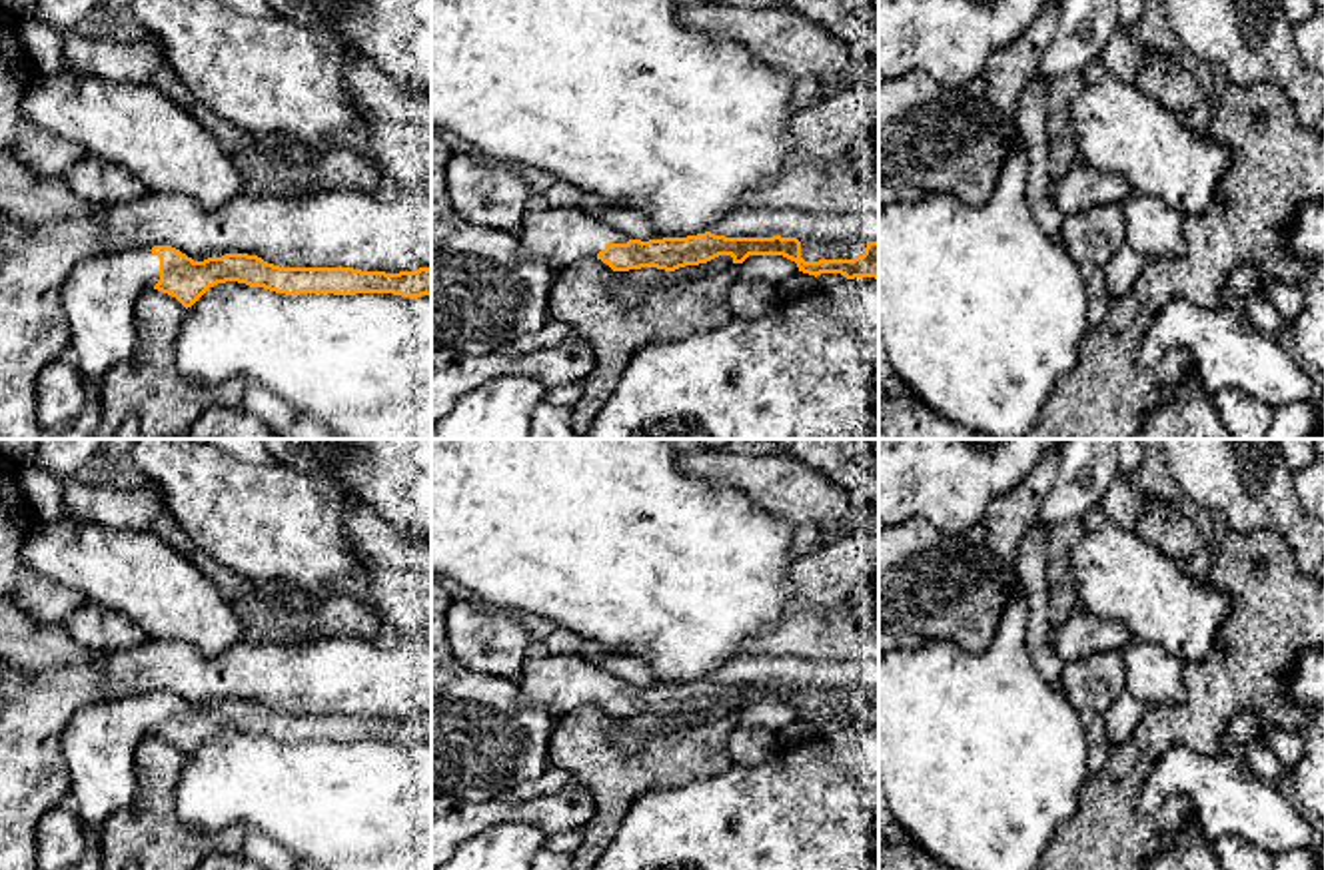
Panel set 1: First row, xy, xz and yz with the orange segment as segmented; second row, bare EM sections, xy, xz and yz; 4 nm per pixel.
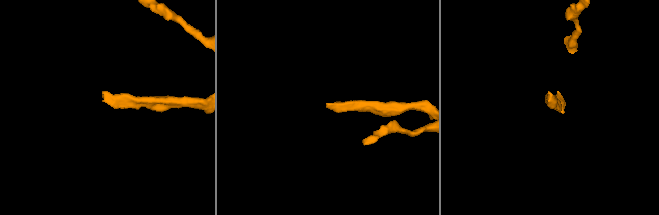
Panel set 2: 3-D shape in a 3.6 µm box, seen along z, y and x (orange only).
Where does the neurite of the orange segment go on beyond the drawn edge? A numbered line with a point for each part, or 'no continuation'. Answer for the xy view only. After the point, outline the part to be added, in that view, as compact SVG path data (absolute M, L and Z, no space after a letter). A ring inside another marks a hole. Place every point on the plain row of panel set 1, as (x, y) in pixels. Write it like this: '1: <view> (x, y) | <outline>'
1: xy (98, 745) | M152 694L88 704L72 714L60 736L70 770L68 806L90 832L138 798L136 748L160 728Z

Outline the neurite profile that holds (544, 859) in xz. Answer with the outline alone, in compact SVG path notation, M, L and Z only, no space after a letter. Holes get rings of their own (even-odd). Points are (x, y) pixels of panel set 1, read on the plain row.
M541 848L533 854L529 870L571 870L573 856Z

